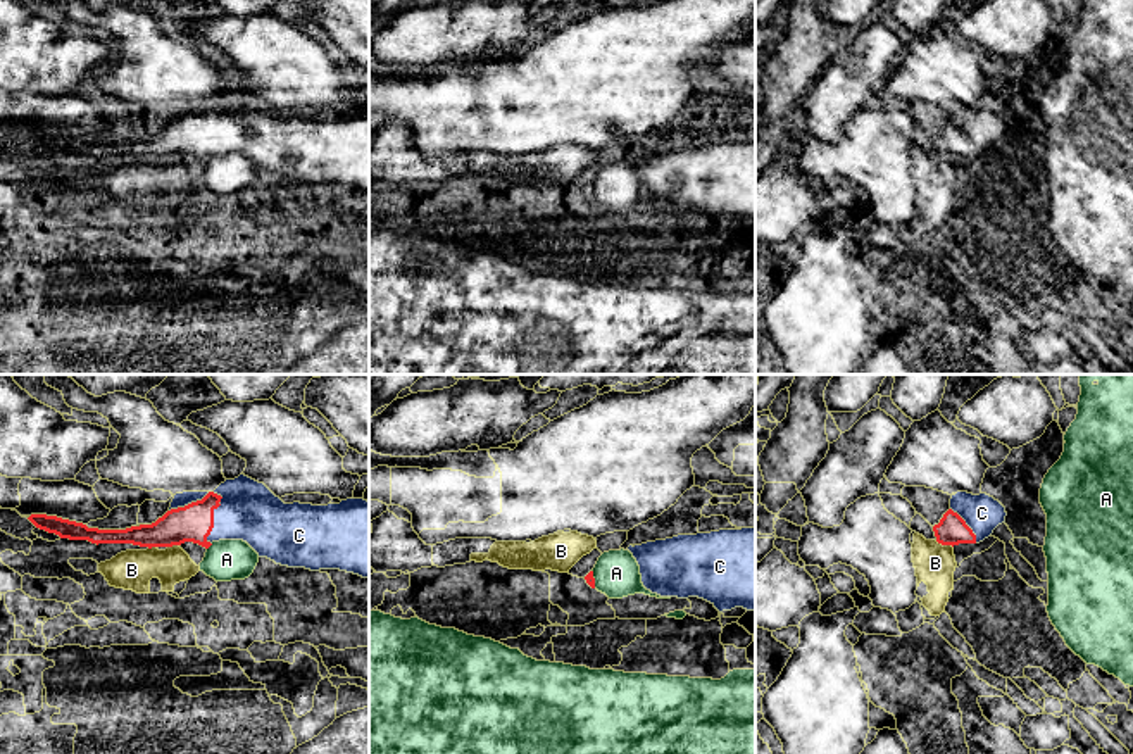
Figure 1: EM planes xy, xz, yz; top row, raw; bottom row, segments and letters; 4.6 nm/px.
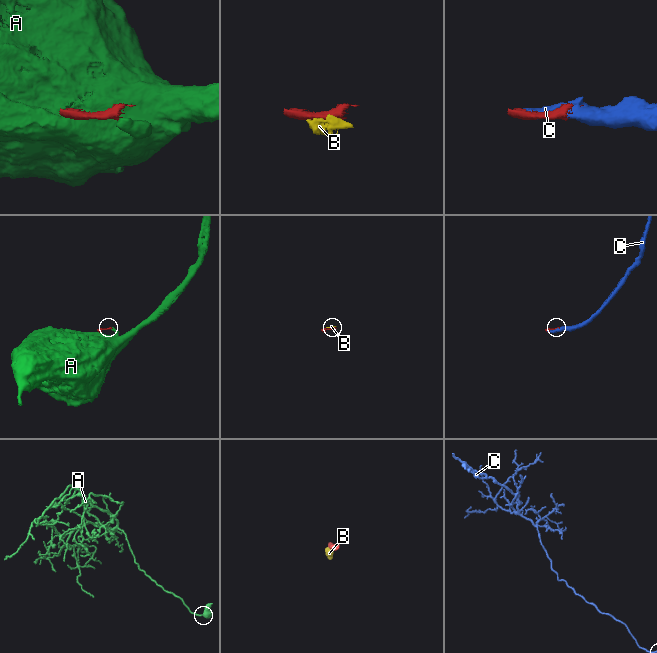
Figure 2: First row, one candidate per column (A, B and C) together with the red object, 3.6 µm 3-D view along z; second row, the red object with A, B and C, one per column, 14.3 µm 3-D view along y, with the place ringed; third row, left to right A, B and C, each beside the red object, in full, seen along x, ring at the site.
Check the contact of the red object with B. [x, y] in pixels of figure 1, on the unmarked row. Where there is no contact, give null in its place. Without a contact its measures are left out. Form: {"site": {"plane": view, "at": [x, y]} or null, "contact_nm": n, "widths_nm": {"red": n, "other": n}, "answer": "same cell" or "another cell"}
{"site": {"plane": "yz", "at": [944, 157]}, "contact_nm": 90, "widths_nm": {"red": 140, "other": 190}, "answer": "another cell"}

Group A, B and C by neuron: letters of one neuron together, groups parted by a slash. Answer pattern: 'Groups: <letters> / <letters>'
Groups: A / B / C

